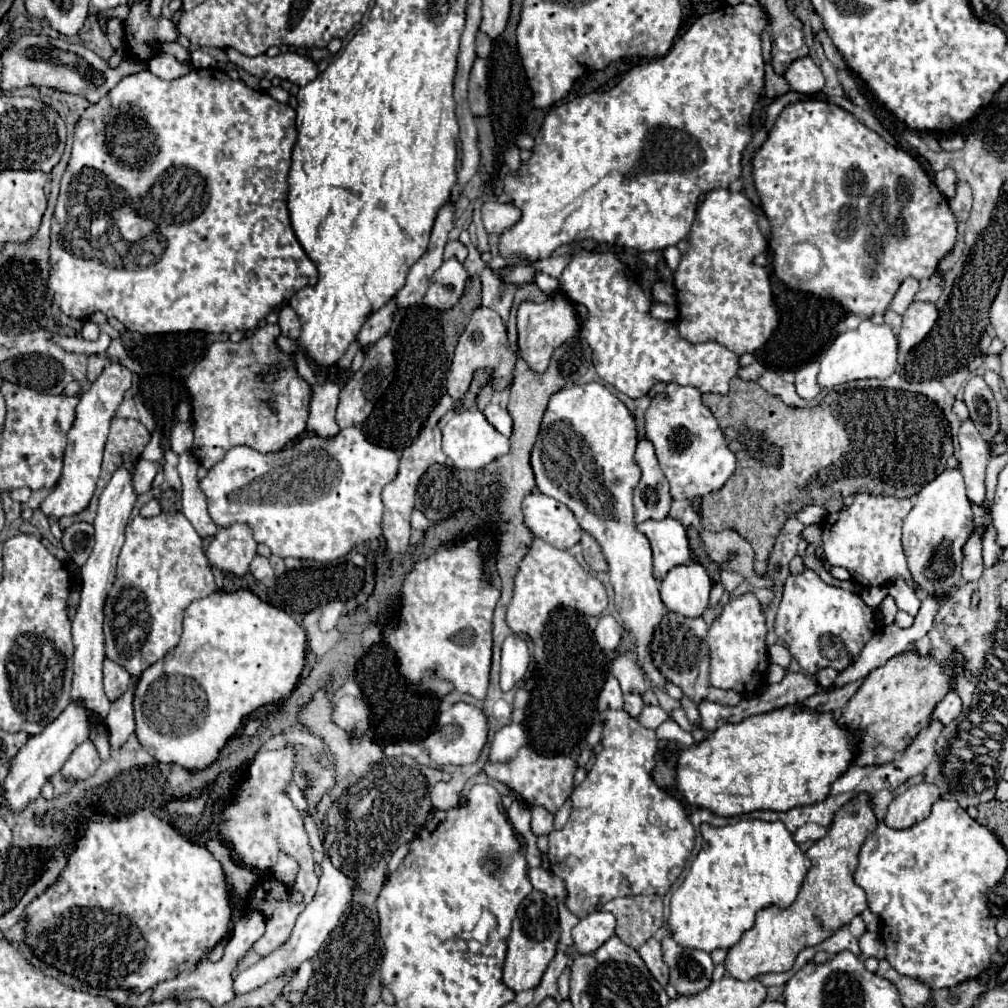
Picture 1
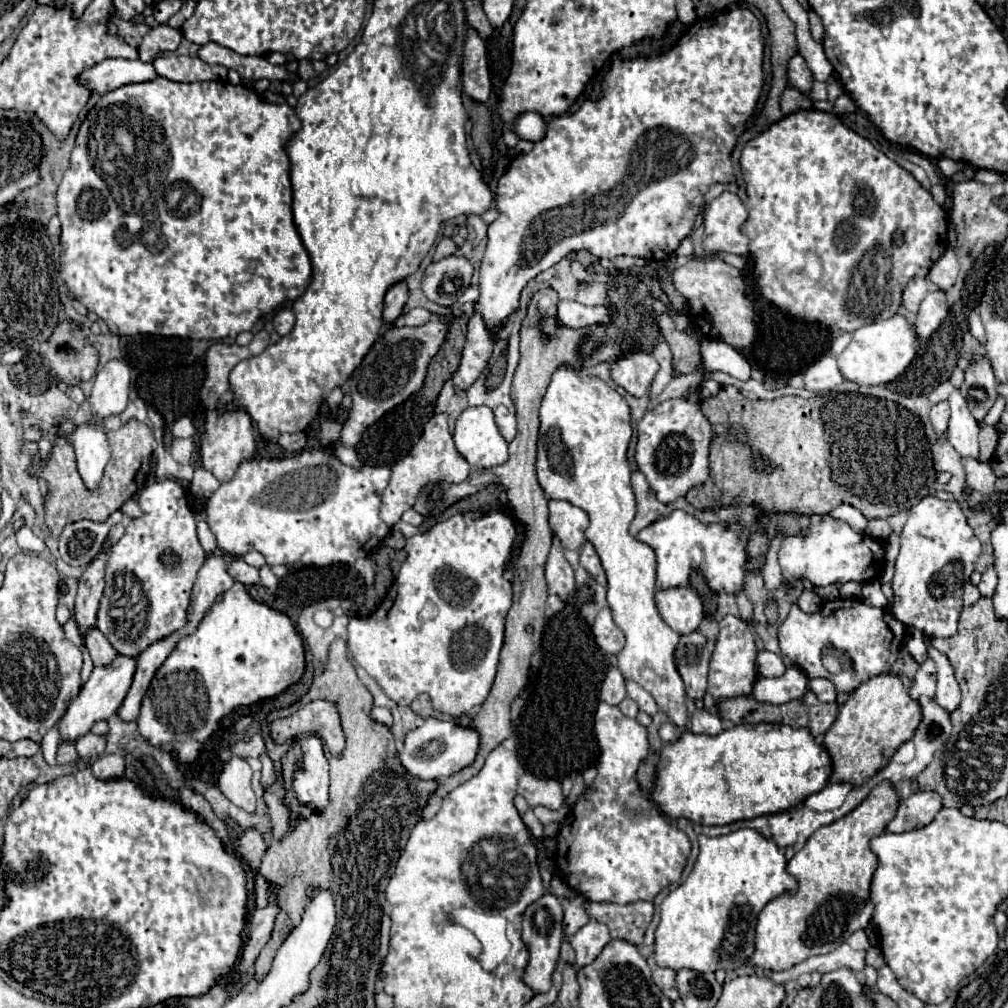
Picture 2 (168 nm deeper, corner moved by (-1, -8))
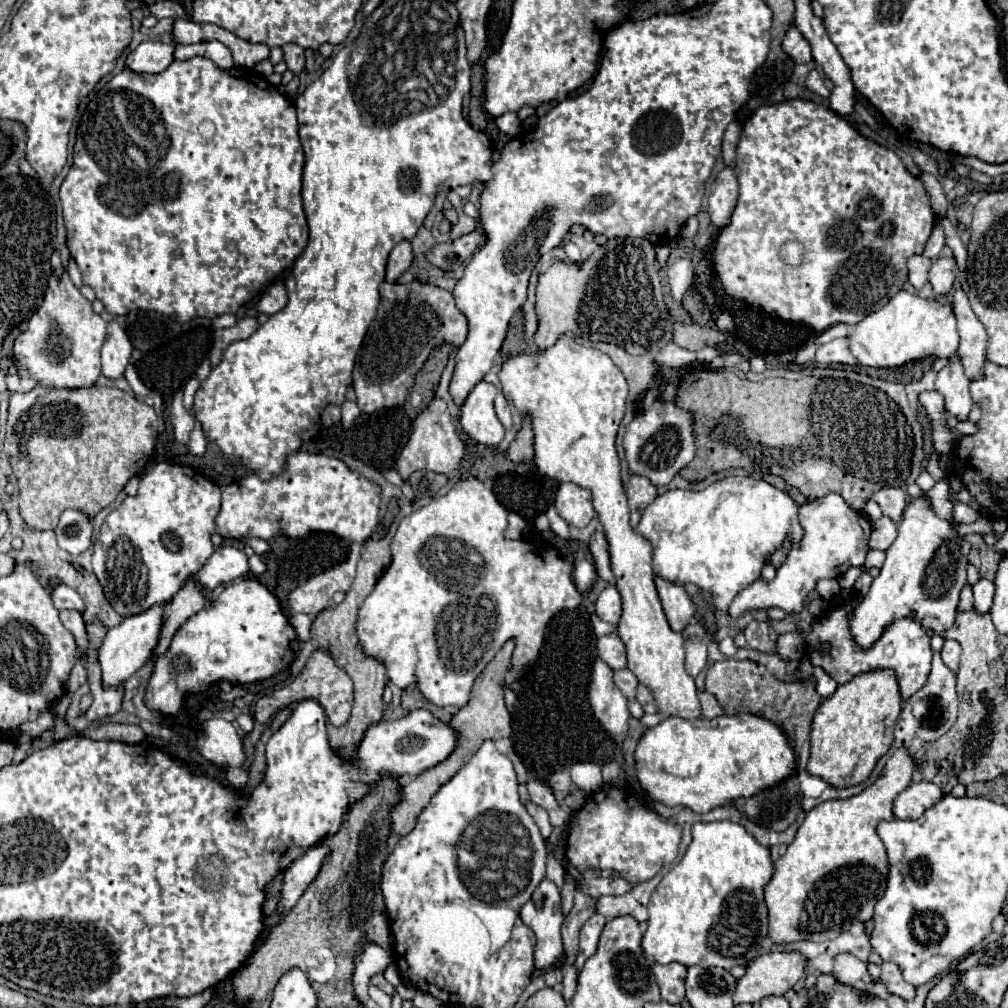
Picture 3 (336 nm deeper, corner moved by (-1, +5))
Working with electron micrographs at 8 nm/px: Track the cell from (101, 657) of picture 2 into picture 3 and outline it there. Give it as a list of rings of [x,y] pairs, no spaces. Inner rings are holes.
[[[57,584],[51,588],[51,598],[57,610],[85,610],[81,596],[67,584]]]

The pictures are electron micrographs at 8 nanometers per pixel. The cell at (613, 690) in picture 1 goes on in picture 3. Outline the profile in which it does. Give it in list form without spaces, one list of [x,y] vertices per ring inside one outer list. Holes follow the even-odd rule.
[[[611,632],[607,636],[601,636],[597,640],[597,650],[599,650],[599,656],[613,668],[613,670],[619,670],[619,668],[625,668],[627,660],[625,660],[625,646],[621,642],[621,638],[617,636],[617,632]]]

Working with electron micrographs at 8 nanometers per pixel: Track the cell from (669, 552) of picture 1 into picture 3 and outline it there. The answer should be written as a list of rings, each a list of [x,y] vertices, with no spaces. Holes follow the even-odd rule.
[[[725,476],[699,492],[673,488],[659,494],[645,508],[635,532],[647,538],[653,546],[653,574],[655,576],[671,580],[679,586],[693,582],[701,590],[713,596],[713,604],[717,610],[727,610],[731,600],[739,594],[739,590],[759,580],[765,560],[777,548],[781,548],[781,544],[787,538],[793,544],[799,544],[799,540],[803,538],[803,528],[797,516],[799,516],[797,502],[783,490],[771,486],[769,482],[755,480],[751,476]]]

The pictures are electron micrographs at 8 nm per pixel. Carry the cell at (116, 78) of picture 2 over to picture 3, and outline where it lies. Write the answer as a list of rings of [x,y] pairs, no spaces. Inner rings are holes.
[[[143,42],[127,56],[127,68],[133,72],[163,72],[167,66],[175,60],[173,58],[175,44],[163,44],[163,42]]]

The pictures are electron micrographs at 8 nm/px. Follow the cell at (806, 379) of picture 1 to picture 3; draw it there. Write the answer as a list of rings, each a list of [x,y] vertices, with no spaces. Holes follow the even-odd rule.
[[[837,338],[833,342],[827,342],[827,344],[819,346],[815,358],[817,358],[819,366],[857,364],[855,356],[851,356],[851,350],[849,350],[849,338]]]

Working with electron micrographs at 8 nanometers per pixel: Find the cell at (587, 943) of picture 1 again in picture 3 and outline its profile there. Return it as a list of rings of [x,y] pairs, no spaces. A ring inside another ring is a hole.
[[[593,914],[583,924],[581,934],[579,934],[579,952],[577,952],[577,958],[575,958],[575,970],[581,970],[585,960],[597,952],[597,942],[599,942],[599,936],[601,936],[605,922],[607,920],[601,914]]]

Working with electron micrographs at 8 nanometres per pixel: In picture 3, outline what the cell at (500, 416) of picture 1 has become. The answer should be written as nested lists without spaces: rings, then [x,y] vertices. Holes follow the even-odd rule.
[[[501,392],[495,398],[495,412],[497,412],[497,418],[501,420],[501,424],[509,430],[511,428],[511,406]]]

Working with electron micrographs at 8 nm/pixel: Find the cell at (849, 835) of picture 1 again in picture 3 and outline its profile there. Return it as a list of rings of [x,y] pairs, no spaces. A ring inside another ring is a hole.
[[[903,746],[887,760],[881,776],[863,792],[847,800],[827,800],[815,806],[805,816],[805,822],[797,830],[795,840],[787,846],[785,854],[775,862],[773,878],[765,886],[765,904],[769,908],[769,936],[775,944],[789,944],[799,940],[825,942],[849,930],[855,918],[861,922],[871,920],[875,902],[883,896],[887,888],[887,872],[889,872],[887,850],[881,838],[877,836],[877,824],[881,820],[895,818],[893,800],[911,784],[911,776],[917,770],[917,766],[919,766],[917,760]]]

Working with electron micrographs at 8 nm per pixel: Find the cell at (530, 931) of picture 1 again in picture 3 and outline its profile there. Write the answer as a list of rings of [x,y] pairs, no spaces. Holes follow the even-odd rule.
[[[545,878],[533,892],[531,900],[523,906],[519,916],[523,924],[529,926],[537,936],[535,966],[549,968],[563,954],[561,942],[563,912],[559,888]]]

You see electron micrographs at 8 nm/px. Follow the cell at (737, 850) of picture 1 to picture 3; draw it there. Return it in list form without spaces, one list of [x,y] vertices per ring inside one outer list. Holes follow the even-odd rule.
[[[695,822],[693,840],[677,866],[673,866],[649,900],[647,932],[643,934],[641,948],[659,964],[679,962],[685,966],[711,968],[719,966],[731,970],[733,966],[747,966],[759,956],[761,942],[769,934],[767,906],[763,900],[763,888],[773,876],[773,864],[769,848],[761,846],[745,828],[735,822]]]

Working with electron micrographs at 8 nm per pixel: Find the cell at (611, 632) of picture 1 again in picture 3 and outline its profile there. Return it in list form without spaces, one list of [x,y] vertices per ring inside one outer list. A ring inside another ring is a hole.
[[[607,586],[599,598],[597,598],[597,606],[595,606],[597,614],[601,620],[617,626],[619,616],[621,616],[621,594],[615,586]]]

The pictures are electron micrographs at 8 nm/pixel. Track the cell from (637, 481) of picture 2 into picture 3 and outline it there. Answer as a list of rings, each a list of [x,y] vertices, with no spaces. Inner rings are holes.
[[[631,476],[627,484],[627,500],[629,500],[629,518],[631,526],[637,526],[643,510],[657,498],[657,488],[643,476]]]

